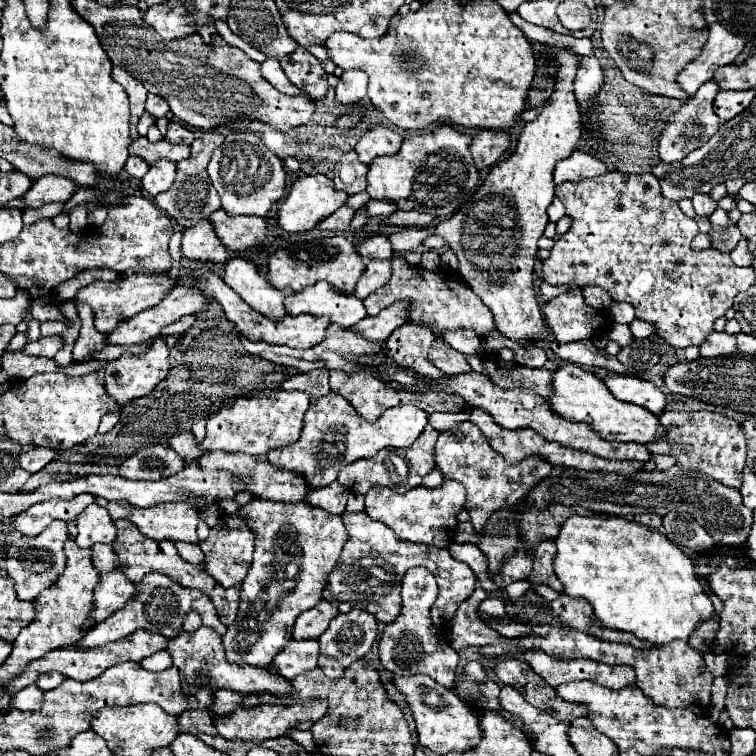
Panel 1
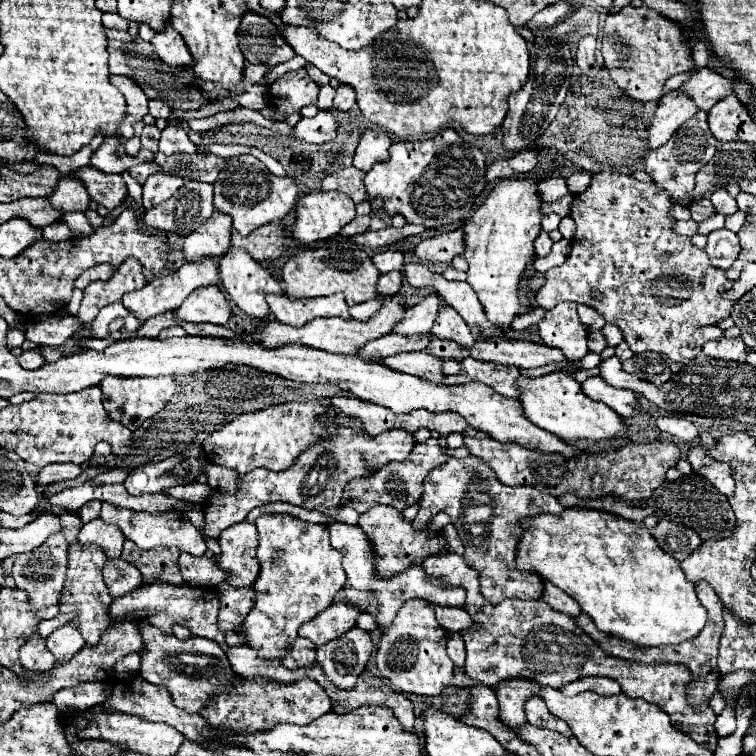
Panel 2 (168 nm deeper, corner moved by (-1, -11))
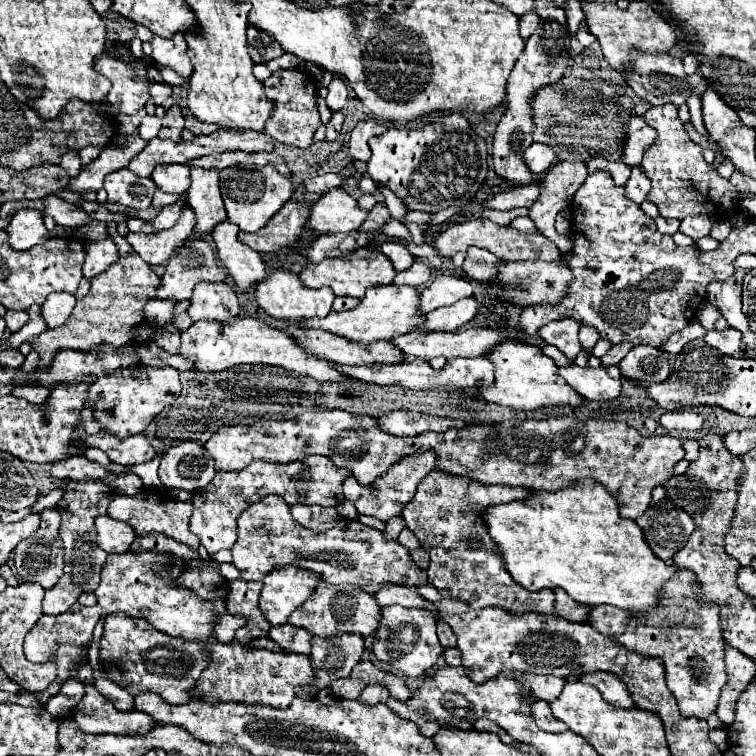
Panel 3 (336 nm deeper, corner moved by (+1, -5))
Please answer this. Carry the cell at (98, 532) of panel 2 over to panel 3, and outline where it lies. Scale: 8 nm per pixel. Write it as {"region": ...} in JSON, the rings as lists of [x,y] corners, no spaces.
{"region":[[[99,516],[95,520],[97,526],[97,544],[107,554],[123,554],[129,550],[131,542],[135,540],[135,530],[127,522],[113,520],[111,516]]]}

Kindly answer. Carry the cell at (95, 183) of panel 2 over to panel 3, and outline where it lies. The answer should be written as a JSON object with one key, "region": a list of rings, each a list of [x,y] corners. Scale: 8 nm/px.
{"region":[[[123,168],[105,178],[105,190],[109,194],[109,202],[113,204],[121,204],[125,208],[135,210],[147,210],[155,194],[155,182]]]}

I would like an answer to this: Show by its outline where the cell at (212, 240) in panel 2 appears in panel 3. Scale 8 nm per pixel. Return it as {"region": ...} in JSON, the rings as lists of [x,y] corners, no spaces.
{"region":[[[191,166],[191,186],[187,190],[187,202],[197,216],[195,232],[207,238],[207,234],[211,234],[211,230],[227,218],[219,190],[219,172]]]}

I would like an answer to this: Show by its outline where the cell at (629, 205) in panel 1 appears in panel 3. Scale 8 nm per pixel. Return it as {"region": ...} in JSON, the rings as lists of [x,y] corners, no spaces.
{"region":[[[593,172],[573,196],[573,256],[569,268],[575,280],[567,298],[557,306],[525,308],[519,330],[535,336],[553,318],[575,318],[591,326],[611,344],[631,342],[661,346],[671,334],[683,330],[701,302],[707,300],[705,286],[715,280],[709,266],[701,264],[695,246],[675,246],[669,234],[661,234],[655,220],[625,198],[625,188],[615,186],[609,172]]]}

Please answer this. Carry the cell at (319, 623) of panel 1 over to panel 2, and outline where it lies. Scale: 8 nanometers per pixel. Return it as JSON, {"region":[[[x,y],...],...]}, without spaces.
{"region":[[[335,602],[321,614],[317,614],[311,622],[301,624],[299,636],[311,640],[315,646],[327,644],[329,640],[345,634],[349,628],[355,626],[357,608],[347,602]]]}

